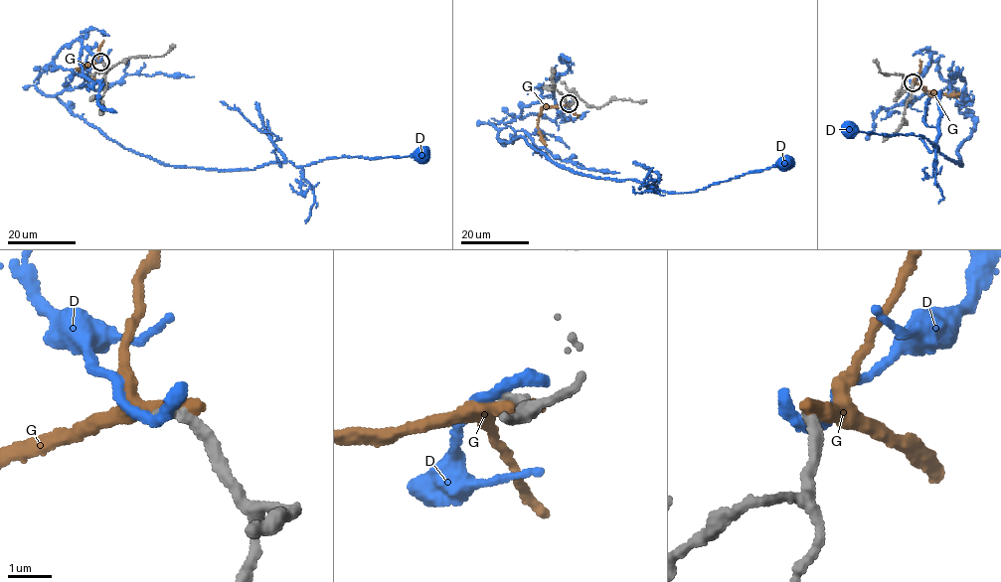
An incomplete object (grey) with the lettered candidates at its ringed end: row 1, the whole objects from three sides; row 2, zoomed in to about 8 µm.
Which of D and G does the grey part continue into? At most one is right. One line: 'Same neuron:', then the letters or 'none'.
Same neuron: none

